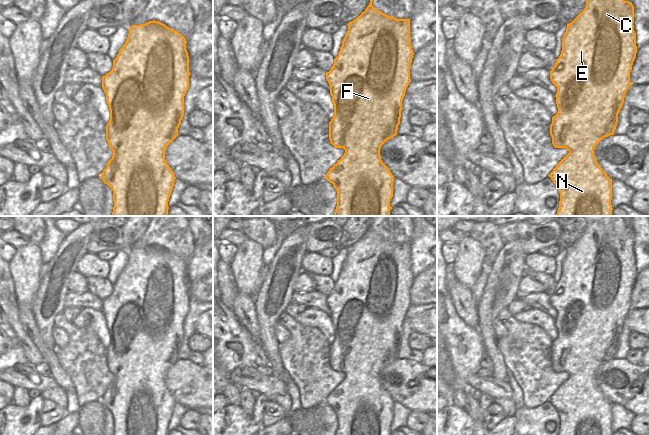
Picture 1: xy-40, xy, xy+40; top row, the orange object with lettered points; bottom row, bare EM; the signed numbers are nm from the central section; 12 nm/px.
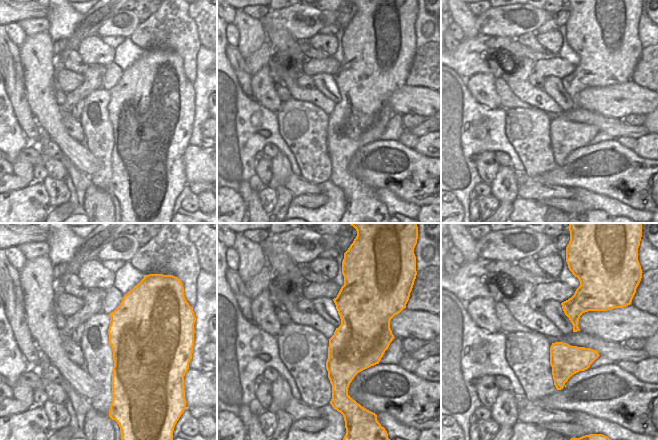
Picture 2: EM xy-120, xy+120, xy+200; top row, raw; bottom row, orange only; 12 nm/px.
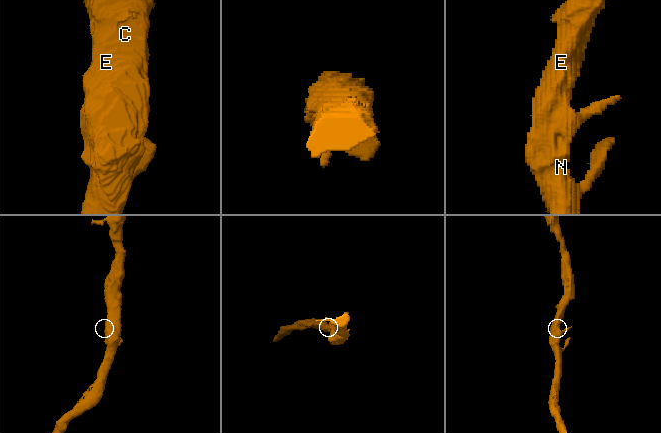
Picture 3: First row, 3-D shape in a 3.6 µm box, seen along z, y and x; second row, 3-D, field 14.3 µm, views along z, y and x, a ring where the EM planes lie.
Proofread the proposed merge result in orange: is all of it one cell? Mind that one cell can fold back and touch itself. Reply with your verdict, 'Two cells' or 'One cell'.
One cell

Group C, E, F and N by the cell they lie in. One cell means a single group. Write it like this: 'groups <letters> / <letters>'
groups C E F N

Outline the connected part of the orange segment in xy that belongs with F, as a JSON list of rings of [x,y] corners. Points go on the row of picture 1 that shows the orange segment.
[[[370,0],[365,11],[347,24],[348,31],[342,41],[342,46],[338,56],[334,59],[334,64],[330,71],[326,72],[326,79],[330,85],[330,94],[334,105],[334,116],[329,122],[329,140],[335,148],[343,148],[345,150],[341,159],[338,160],[325,175],[326,180],[332,183],[337,191],[337,206],[334,211],[334,216],[390,216],[390,210],[392,209],[390,201],[393,197],[393,182],[395,178],[389,168],[382,162],[380,149],[387,140],[397,135],[401,118],[402,100],[405,96],[406,89],[411,82],[410,65],[412,63],[414,52],[410,44],[410,19],[397,19],[395,17],[388,16],[374,8],[372,6],[372,2],[373,0]]]

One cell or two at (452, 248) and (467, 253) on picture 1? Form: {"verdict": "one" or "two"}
{"verdict": "two"}

